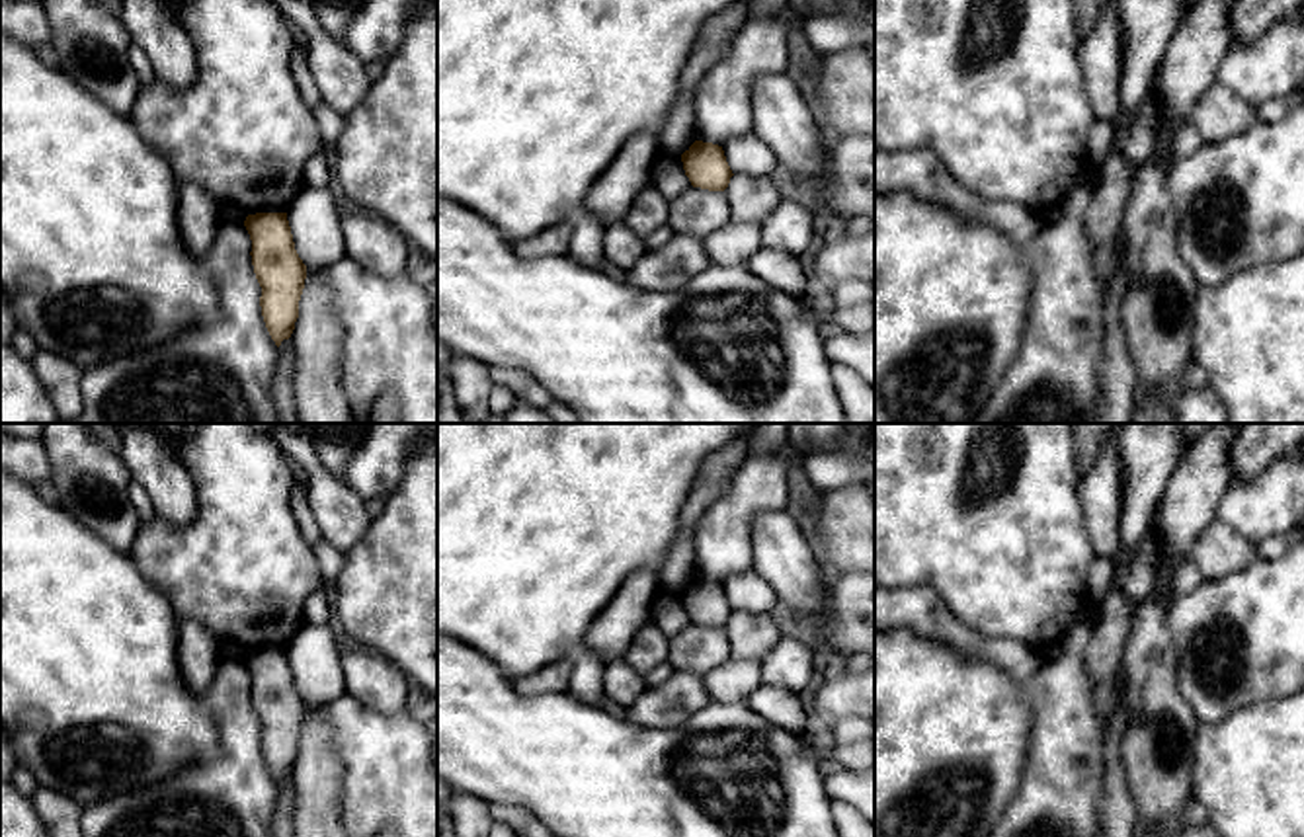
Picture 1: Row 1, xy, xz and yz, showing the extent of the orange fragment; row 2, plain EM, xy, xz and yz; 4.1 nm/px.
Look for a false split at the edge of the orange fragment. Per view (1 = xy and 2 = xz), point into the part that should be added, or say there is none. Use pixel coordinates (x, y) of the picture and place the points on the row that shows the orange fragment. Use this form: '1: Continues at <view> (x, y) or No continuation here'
1: No continuation here
2: No continuation here

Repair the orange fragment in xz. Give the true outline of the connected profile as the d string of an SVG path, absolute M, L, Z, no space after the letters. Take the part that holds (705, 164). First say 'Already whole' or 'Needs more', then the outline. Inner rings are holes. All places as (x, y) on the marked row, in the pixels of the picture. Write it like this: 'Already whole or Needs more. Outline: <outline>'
Already whole. Outline: M695 140L681 154L681 162L693 187L724 191L734 176L722 146L713 142Z

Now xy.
Already whole. Outline: M287 213L248 215L244 226L252 240L254 273L262 287L262 316L279 347L295 330L306 265L295 250Z

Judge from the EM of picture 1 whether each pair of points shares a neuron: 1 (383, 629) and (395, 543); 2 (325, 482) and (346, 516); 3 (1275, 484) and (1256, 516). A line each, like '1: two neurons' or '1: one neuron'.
1: one neuron
2: one neuron
3: one neuron

